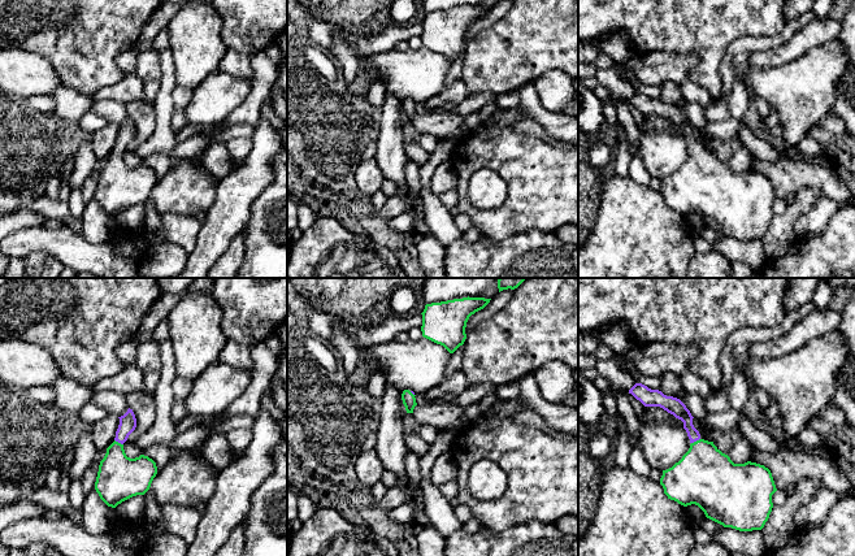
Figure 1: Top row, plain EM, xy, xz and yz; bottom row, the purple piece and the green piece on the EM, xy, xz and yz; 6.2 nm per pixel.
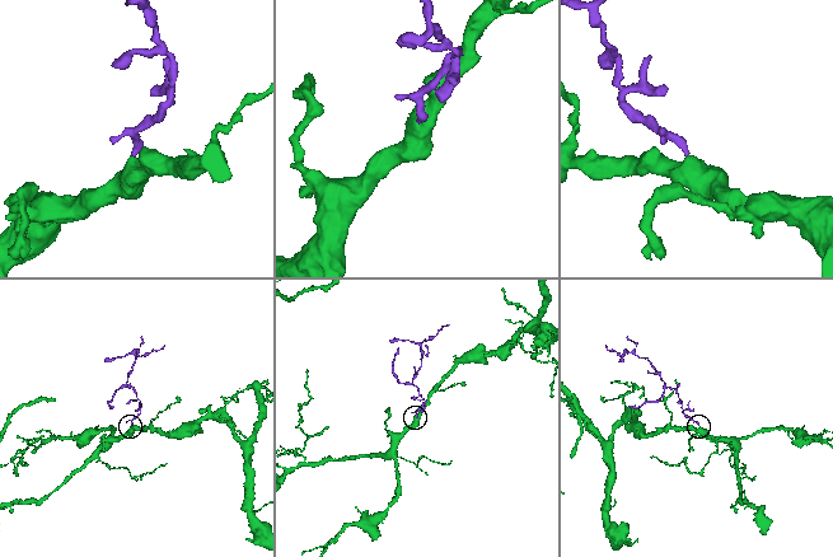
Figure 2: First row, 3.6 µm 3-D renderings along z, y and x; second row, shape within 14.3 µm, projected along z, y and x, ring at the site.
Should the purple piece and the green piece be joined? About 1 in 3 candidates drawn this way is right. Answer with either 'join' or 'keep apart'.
join

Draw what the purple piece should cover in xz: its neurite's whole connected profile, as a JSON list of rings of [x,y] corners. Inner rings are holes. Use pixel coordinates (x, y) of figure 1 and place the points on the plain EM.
[[[404,99],[402,103],[402,109],[407,122],[413,122],[413,118],[417,114],[415,105],[416,105],[415,101],[409,99]]]

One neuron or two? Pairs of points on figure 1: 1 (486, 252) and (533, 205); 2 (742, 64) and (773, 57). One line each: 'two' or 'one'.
1: two
2: two

